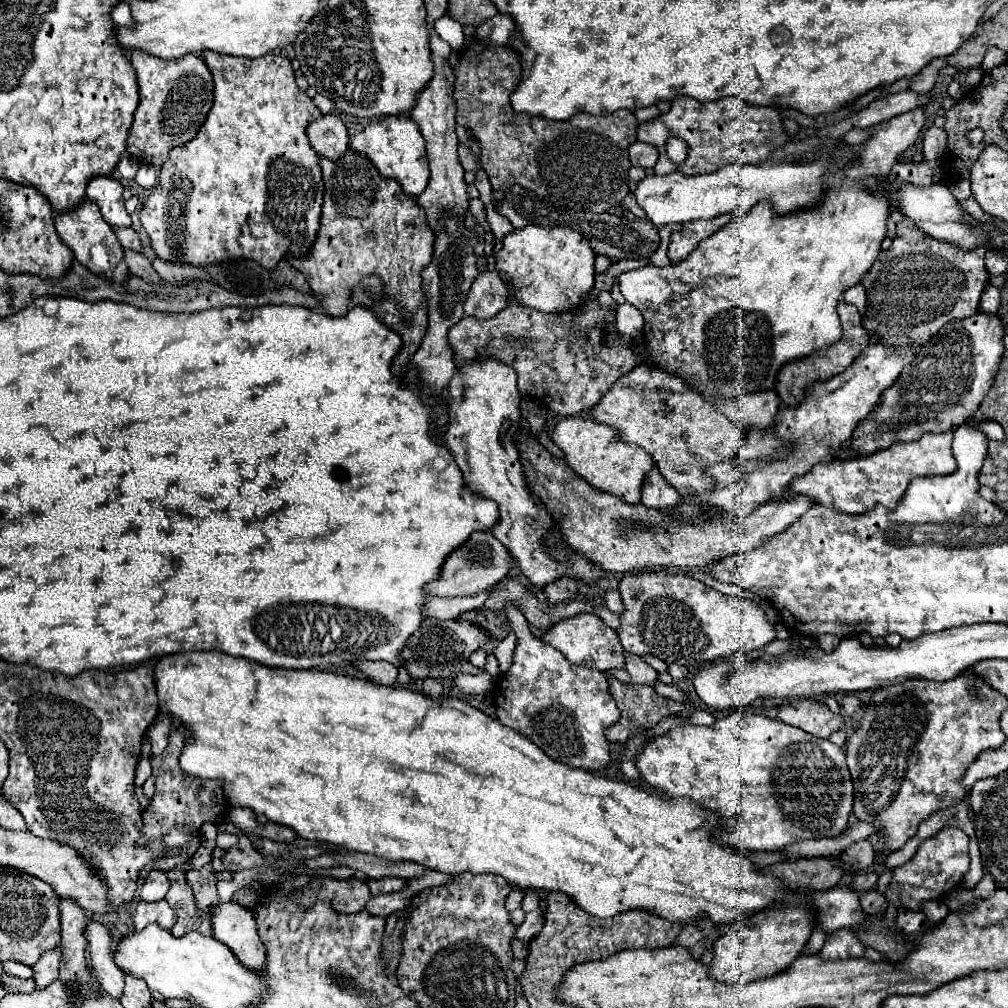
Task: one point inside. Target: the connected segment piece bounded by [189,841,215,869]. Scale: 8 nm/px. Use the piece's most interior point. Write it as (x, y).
(203, 856)

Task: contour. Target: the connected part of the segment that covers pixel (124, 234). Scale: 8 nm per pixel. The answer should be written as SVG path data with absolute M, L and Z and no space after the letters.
M119 227L117 233L117 239L119 243L125 247L125 249L133 249L133 251L141 251L141 243L139 243L139 237L135 233L133 227Z

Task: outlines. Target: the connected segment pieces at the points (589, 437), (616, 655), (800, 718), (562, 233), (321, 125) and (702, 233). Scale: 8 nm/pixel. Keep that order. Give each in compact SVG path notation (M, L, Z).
M567 417L557 423L553 431L553 443L563 449L567 465L591 487L611 493L627 503L639 503L643 479L647 471L653 469L655 461L641 447L627 445L617 429L597 423L589 417Z
M581 613L575 615L571 619L561 621L559 625L551 627L545 635L543 641L551 647L555 647L557 651L561 651L571 663L577 665L585 665L597 671L609 671L609 669L623 669L625 665L625 657L623 657L623 647L619 641L619 635L615 629L611 629L603 619L599 619L593 613Z
M803 699L799 705L781 705L777 717L787 725L795 725L815 737L825 739L829 739L831 733L843 729L845 725L841 715L831 713L825 703L815 699Z
M527 225L511 231L503 239L503 249L495 255L495 259L495 267L505 271L517 287L517 301L543 313L563 313L575 309L581 303L581 295L593 287L595 279L595 251L591 249L591 243L569 227L545 229Z
M323 115L311 121L307 125L307 137L319 155L333 161L339 159L349 147L347 127L337 115Z
M719 215L717 219L699 219L683 223L679 231L671 233L669 243L669 259L673 263L683 261L703 239L711 237L715 231L719 231L723 225L727 225L733 219L733 215Z

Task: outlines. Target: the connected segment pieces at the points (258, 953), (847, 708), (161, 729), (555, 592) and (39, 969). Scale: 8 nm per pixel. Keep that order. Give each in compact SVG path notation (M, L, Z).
M233 901L217 903L209 911L209 919L211 919L213 937L219 939L221 943L227 943L227 947L239 957L239 961L245 967L249 967L249 969L263 969L263 965L265 965L265 947L259 941L253 915L245 907L241 907L239 903L233 903Z
M847 693L847 695L843 695L843 697L841 697L841 707L843 707L843 711L845 711L847 715L853 715L855 711L859 711L861 701L859 701L855 695Z
M161 717L159 721L155 721L155 723L149 727L147 735L149 735L151 747L153 747L153 755L161 755L163 749L167 747L169 727L171 727L171 719L169 719L169 717Z
M559 577L557 581L553 581L545 587L545 595L551 603L569 601L577 591L579 591L579 579L575 579L575 577Z
M55 947L53 951L47 951L41 955L39 963L35 963L35 967L33 967L33 973L35 973L33 979L37 983L37 989L45 989L51 981L57 979L61 957L63 957L61 947Z

